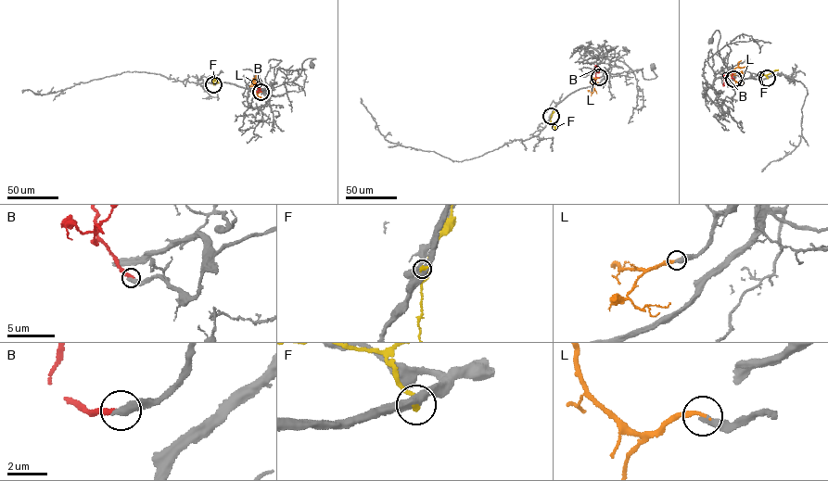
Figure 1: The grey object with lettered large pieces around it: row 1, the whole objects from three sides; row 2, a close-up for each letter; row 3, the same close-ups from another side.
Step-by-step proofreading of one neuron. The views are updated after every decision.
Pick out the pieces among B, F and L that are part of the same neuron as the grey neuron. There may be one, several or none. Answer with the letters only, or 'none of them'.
L

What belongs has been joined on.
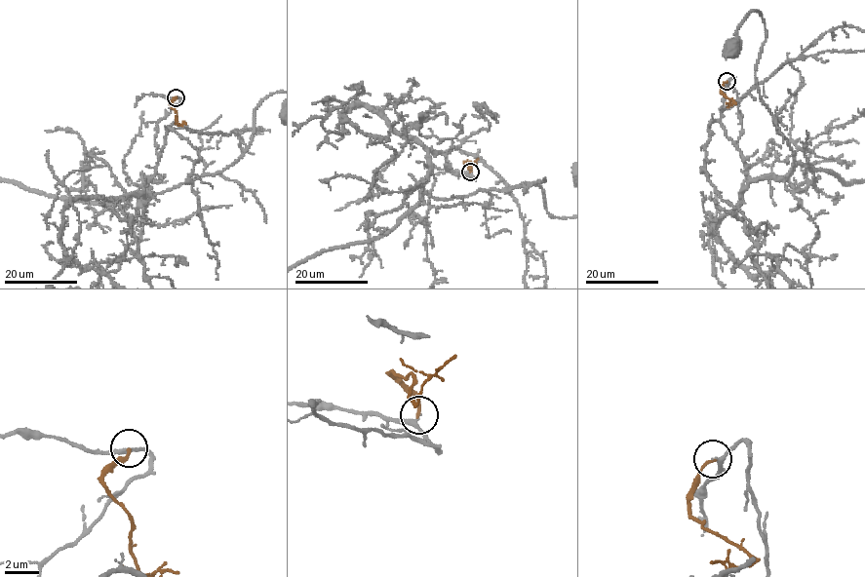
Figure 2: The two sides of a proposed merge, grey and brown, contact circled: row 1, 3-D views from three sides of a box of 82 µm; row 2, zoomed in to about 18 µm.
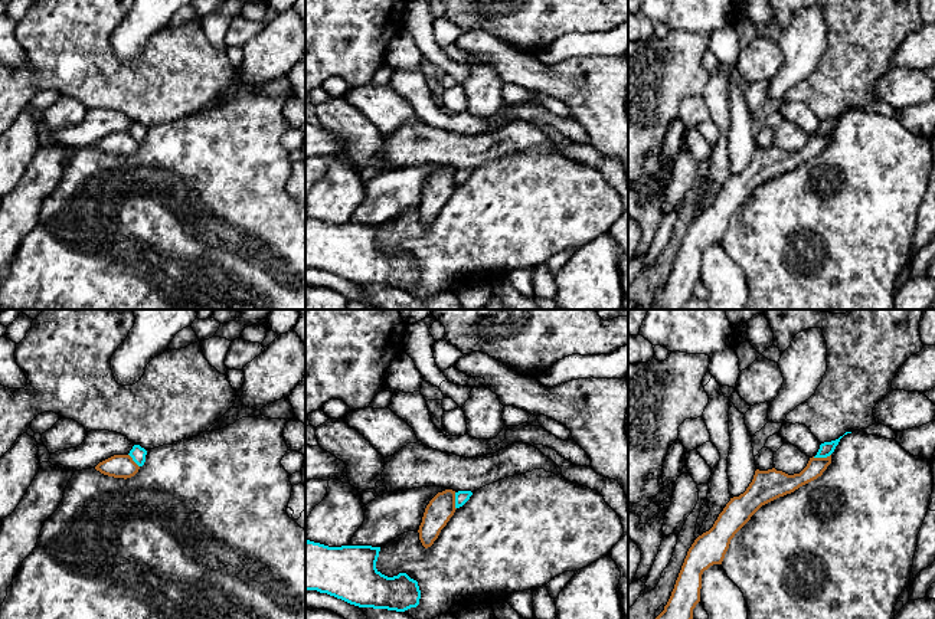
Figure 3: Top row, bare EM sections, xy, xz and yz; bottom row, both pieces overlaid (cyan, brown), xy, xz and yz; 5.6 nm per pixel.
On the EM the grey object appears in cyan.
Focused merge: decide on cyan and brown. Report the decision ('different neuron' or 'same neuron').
different neuron

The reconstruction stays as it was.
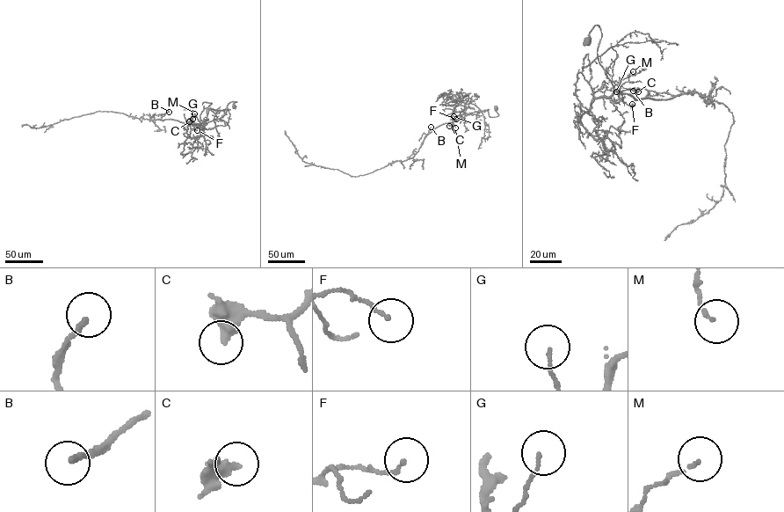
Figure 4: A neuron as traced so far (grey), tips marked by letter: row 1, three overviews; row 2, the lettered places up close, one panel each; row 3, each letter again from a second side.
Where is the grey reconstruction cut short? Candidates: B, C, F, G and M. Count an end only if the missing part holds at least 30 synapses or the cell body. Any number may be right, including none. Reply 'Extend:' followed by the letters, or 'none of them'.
Extend: B

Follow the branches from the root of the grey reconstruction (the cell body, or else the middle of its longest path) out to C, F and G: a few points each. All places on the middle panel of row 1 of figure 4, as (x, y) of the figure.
C: (496, 108), (498, 114), (492, 117), (487, 110), (467, 113), (462, 110), (452, 116), (449, 126)
F: (496, 108), (498, 114), (497, 116), (490, 117), (487, 110), (467, 113), (462, 110), (453, 118), (456, 119)
G: (496, 108), (498, 114), (495, 117), (490, 116), (485, 110), (467, 113), (462, 110), (453, 116)

